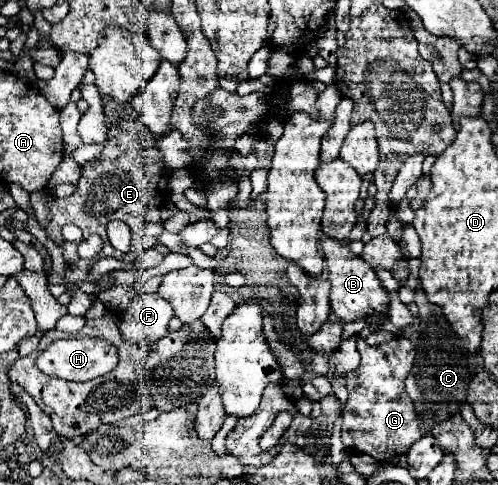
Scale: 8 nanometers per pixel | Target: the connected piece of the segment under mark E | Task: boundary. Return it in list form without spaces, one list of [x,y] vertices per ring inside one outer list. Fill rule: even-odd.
[[[121,119],[121,123],[115,123],[113,127],[109,127],[105,149],[103,149],[101,157],[97,161],[91,161],[91,163],[81,167],[81,179],[77,183],[77,191],[71,197],[55,197],[49,203],[51,221],[45,227],[47,237],[63,249],[63,259],[69,265],[75,263],[79,269],[89,271],[101,257],[115,257],[115,259],[121,259],[121,261],[131,259],[131,255],[115,251],[111,247],[111,243],[107,239],[107,233],[105,233],[105,227],[113,219],[119,219],[119,221],[127,223],[131,227],[131,235],[133,235],[131,245],[137,247],[137,243],[141,241],[139,223],[143,221],[143,213],[151,205],[151,197],[153,197],[153,191],[155,191],[155,183],[151,183],[151,179],[163,179],[163,171],[165,169],[161,167],[161,161],[157,159],[157,153],[153,151],[151,131],[137,119]],[[141,139],[149,141],[149,155],[145,155],[145,151],[141,151],[141,147],[137,147],[137,143],[141,143]],[[65,223],[73,223],[73,225],[81,227],[83,239],[87,239],[93,233],[101,235],[103,249],[91,259],[81,259],[77,255],[77,243],[61,241],[61,227]]]

